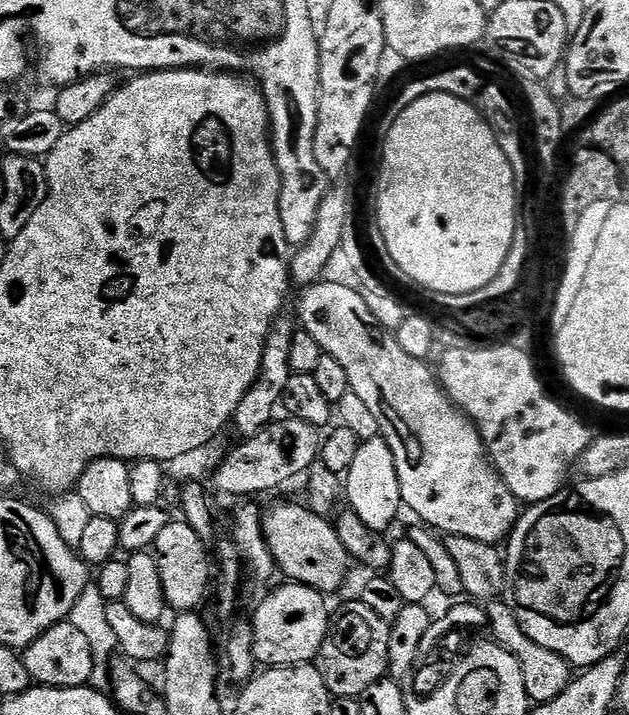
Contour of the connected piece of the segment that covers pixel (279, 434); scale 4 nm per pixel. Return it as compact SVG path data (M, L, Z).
M298 418L273 419L267 427L248 439L241 439L240 445L221 462L212 476L211 487L224 496L252 498L255 492L272 492L295 476L303 477L308 468L319 461L322 443L321 429L310 426Z

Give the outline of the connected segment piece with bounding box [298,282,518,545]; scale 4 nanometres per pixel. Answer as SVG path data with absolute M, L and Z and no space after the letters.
M317 282L307 285L301 292L304 293L300 296L299 327L318 342L325 356L338 358L338 363L346 369L350 391L358 394L369 410L382 414L382 435L386 443L394 446L396 453L403 507L407 511L409 508L420 522L440 534L474 538L478 542L495 545L507 541L518 519L516 495L496 473L475 424L444 393L433 369L431 372L423 360L410 358L410 354L398 346L395 335L376 323L359 290L336 283Z

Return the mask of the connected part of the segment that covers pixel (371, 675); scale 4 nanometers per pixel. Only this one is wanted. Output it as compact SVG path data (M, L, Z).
M358 598L342 605L340 613L331 617L328 633L320 647L318 667L333 697L359 698L374 686L374 682L388 676L391 629L389 621L378 618L378 614Z

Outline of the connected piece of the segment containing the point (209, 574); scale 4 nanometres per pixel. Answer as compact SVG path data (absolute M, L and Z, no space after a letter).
M173 519L158 534L154 555L158 562L158 575L162 577L162 594L173 613L195 612L201 606L204 595L209 595L214 580L214 564L208 561L209 545L183 519Z

